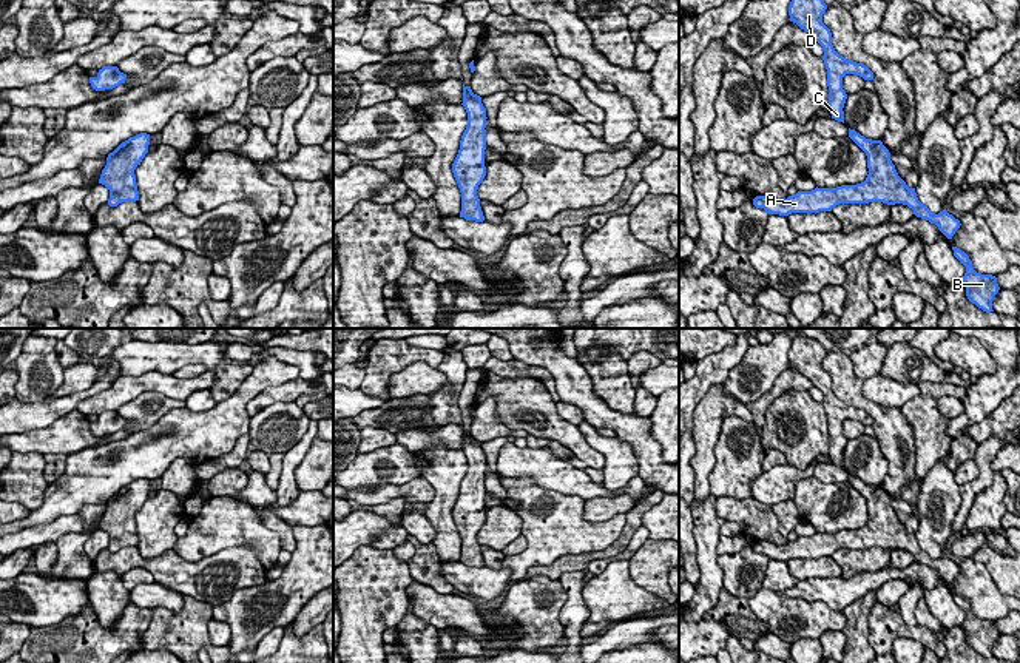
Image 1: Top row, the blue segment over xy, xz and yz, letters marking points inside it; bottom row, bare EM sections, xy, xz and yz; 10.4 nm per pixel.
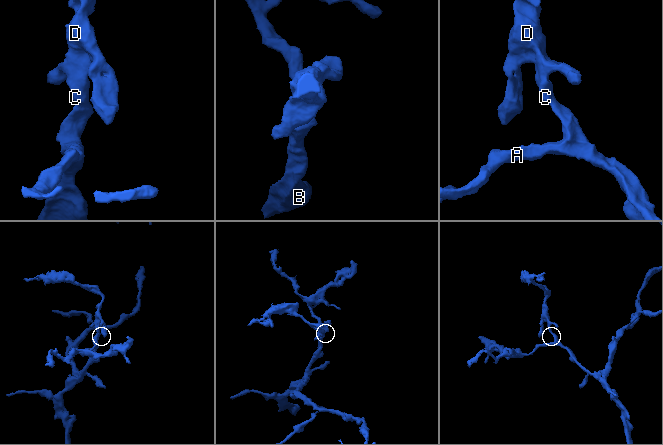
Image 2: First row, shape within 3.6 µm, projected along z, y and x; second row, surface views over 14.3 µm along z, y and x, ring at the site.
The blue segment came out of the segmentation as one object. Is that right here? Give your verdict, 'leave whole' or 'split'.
leave whole

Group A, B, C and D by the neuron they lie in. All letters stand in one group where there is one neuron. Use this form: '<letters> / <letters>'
A B C D

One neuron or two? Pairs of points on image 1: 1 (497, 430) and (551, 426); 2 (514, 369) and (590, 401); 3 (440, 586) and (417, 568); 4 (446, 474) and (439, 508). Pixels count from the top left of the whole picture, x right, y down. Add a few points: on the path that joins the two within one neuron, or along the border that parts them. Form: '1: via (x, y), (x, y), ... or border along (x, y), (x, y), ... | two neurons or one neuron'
1: border along (489, 398), (508, 427), (528, 434) | two neurons
2: border along (517, 358), (543, 367), (553, 378) | two neurons
3: via (434, 580), (423, 574) | one neuron
4: via (446, 481), (445, 500) | one neuron

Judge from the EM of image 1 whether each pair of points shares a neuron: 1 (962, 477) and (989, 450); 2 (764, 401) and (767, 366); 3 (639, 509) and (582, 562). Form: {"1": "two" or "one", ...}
{"1": "two", "2": "two", "3": "one"}

